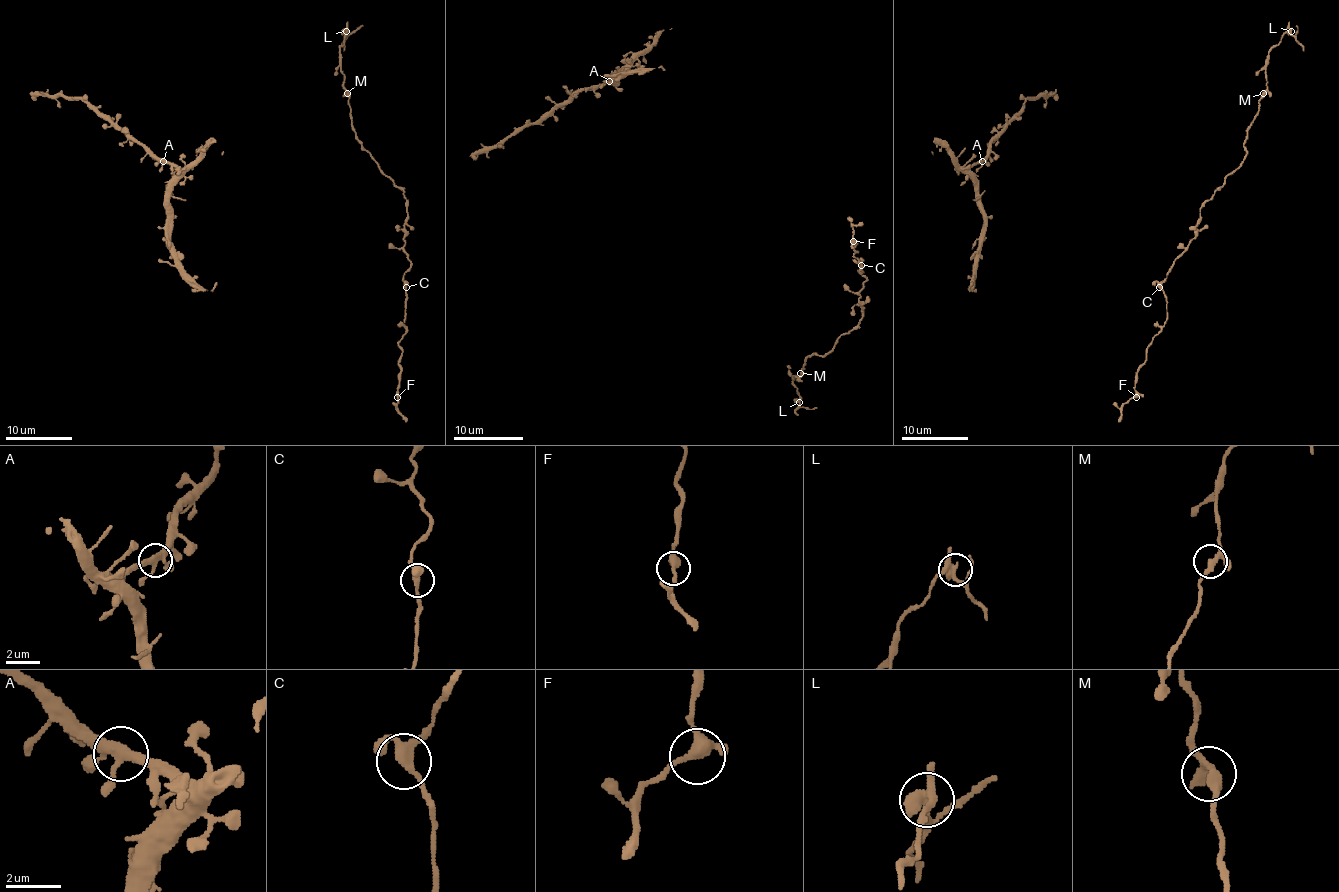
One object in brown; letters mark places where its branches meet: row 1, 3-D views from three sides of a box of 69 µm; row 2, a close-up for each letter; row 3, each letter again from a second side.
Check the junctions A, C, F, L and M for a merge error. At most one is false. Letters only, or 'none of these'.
L

